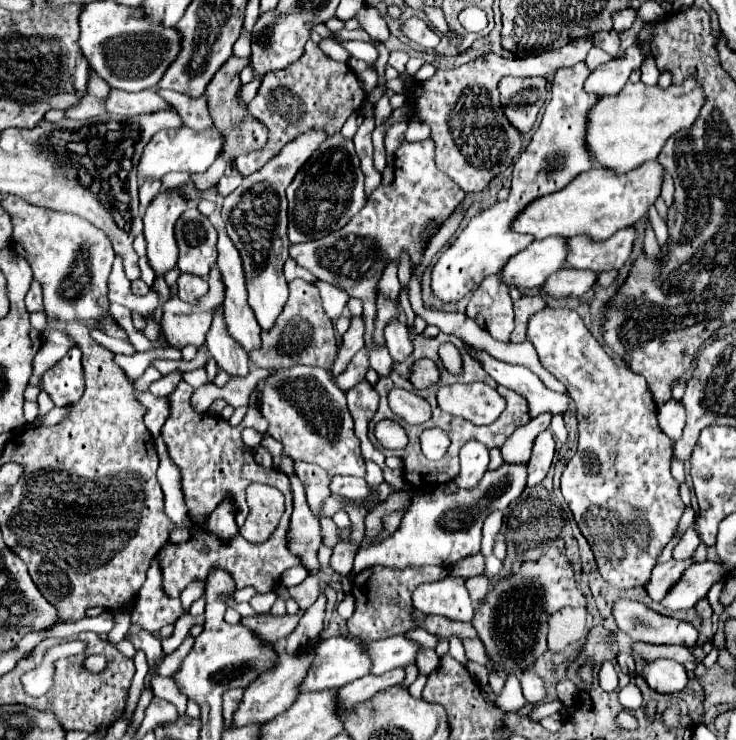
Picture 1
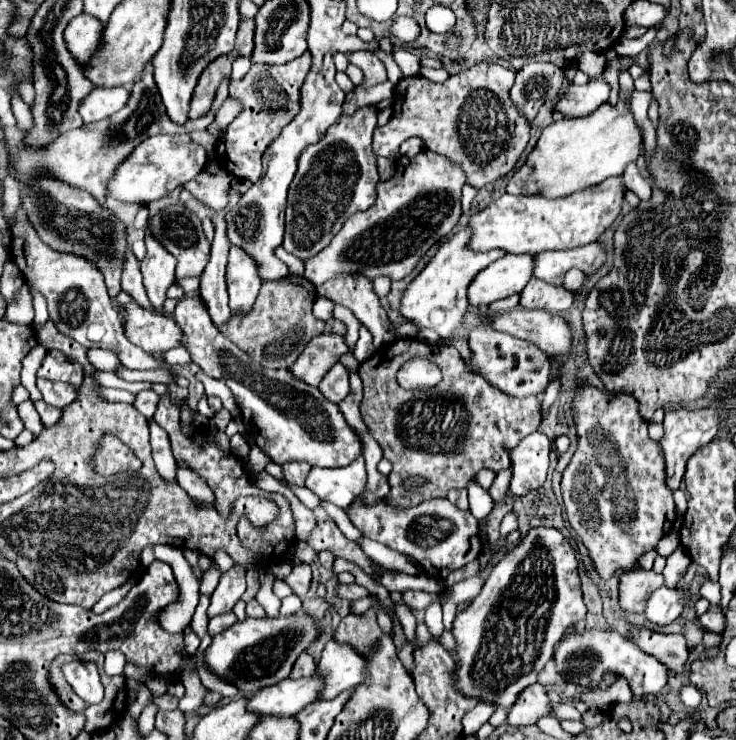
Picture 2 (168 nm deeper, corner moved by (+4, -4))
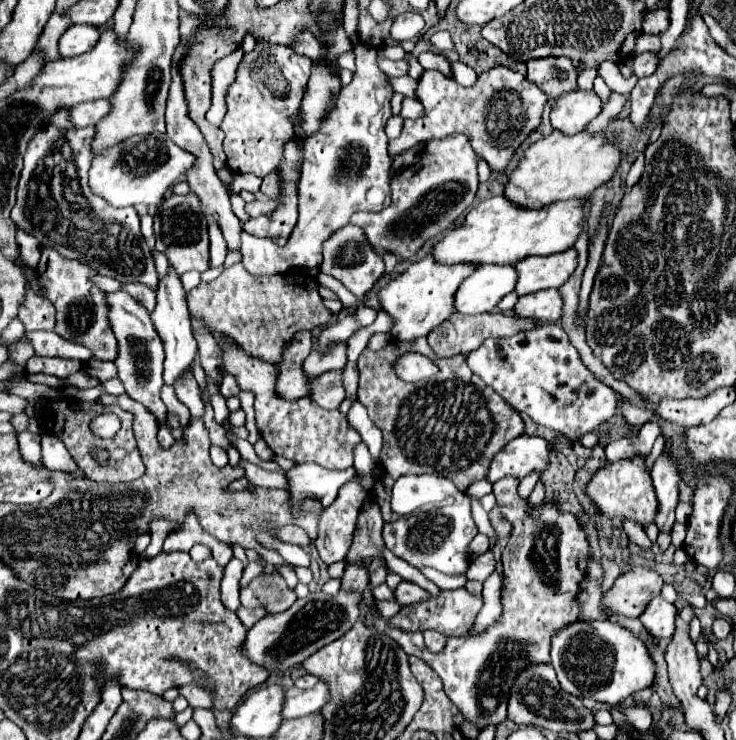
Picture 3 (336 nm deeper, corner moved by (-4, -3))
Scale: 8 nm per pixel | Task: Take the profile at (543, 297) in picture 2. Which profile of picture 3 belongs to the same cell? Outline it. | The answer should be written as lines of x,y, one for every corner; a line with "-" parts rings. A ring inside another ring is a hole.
546,288
530,296
520,296
514,306
514,314
538,320
538,326
554,324
562,316
562,298
556,288

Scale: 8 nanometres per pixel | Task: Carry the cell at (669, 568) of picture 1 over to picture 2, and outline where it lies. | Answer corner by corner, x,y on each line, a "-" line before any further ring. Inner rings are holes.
632,569
620,577
620,607
630,613
644,613
654,589
664,585
664,575
656,571

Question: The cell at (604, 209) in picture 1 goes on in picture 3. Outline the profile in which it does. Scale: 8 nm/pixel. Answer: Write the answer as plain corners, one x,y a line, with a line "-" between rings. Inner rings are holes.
494,196
476,204
464,218
462,226
446,232
432,248
432,256
438,264
516,264
526,256
548,256
574,246
582,234
582,202
566,200
554,202
540,210
524,210
510,204
502,196

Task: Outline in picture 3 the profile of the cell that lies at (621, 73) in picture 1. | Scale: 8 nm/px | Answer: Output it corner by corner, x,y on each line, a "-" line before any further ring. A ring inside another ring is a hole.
574,90
568,92
566,96
560,96
550,112
550,122
552,128
572,136
578,134
586,128
586,124
596,118
602,110
602,102
594,92
584,92
584,90

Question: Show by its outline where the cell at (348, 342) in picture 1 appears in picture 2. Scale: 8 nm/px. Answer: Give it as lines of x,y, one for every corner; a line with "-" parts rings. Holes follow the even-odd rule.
322,333
306,345
306,349
298,357
298,361
290,367
290,371
294,373
294,377
306,381
312,387
318,387
322,375
326,375
326,369
338,363
340,357
346,353
350,353
350,347
346,345
344,335

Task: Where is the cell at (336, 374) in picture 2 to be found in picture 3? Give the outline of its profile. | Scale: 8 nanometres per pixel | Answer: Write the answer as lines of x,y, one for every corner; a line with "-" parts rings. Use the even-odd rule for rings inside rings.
332,370
320,374
310,380
310,400
320,408
334,410
344,400
344,386
342,386
342,370

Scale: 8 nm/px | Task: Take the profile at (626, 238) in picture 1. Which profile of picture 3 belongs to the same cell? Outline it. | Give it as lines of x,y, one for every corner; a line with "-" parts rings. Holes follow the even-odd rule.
574,248
550,256
530,256
526,260
520,260
514,266
518,272
514,290
518,296
524,296
546,288
560,288
560,284
564,284
566,278
574,272
576,262
578,256

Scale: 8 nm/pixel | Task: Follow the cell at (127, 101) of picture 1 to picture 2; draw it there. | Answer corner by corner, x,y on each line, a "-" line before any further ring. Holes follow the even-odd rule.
96,87
80,103
78,111
80,111
84,123
92,123
92,121
100,121
100,119
114,115
116,111
120,111
126,105
128,99
130,99
130,89
126,89
126,87
118,87
118,89

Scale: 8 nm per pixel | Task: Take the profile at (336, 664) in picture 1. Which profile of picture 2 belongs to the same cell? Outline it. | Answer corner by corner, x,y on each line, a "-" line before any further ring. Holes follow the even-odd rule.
316,671
308,677
286,679
268,689
260,689
250,697
248,711
256,711
258,715
296,715
306,705
314,703
322,695
324,677

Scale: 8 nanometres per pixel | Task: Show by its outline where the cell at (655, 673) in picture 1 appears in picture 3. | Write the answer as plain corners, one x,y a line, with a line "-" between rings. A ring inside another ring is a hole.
576,620
552,636
552,666
566,692
590,696
610,708
620,706
628,696
652,686
654,662
646,646
626,628
610,620

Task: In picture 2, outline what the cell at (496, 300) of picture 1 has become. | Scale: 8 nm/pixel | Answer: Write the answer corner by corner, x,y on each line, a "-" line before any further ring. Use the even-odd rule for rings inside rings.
482,313
482,321
470,333
470,349
474,353
472,361
478,367
480,375
490,385
514,397
538,395
540,391
544,391
548,383
550,361
540,353
536,345
530,345
518,337
512,337
510,333
498,333
496,329
490,329
490,317
496,317
496,315

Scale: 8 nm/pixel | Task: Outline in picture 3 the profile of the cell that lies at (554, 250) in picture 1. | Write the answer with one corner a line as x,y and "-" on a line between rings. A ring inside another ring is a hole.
480,266
476,268
454,294
454,308
460,314
490,312
516,286
514,266

